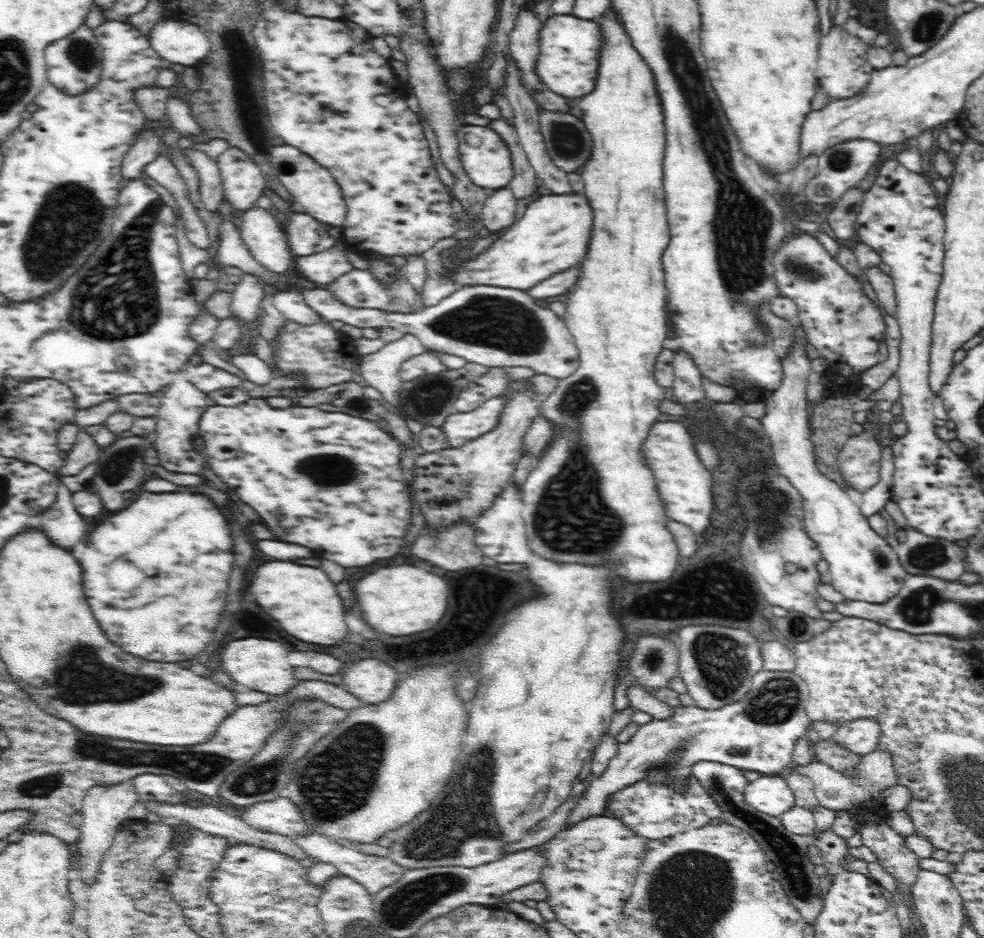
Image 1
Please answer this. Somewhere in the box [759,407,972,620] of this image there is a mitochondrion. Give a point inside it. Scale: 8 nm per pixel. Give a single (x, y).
(930, 555)

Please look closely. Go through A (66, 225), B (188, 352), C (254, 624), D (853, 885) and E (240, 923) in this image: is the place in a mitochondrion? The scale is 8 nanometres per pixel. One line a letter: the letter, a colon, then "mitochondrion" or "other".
A: mitochondrion
B: other
C: other
D: other
E: other

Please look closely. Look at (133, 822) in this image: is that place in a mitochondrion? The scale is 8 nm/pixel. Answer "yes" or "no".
no

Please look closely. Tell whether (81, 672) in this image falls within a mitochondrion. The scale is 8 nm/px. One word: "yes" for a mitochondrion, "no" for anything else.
yes

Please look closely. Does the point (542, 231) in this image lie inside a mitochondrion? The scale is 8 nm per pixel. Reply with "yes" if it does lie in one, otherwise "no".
no

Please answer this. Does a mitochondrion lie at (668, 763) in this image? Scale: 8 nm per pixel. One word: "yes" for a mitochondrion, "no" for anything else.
yes

